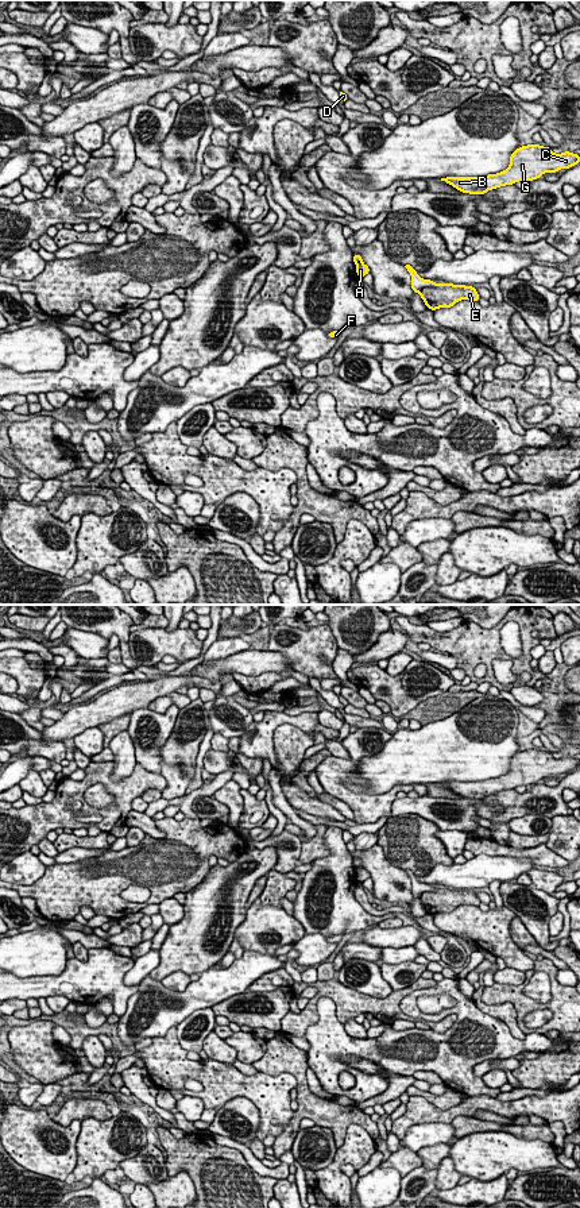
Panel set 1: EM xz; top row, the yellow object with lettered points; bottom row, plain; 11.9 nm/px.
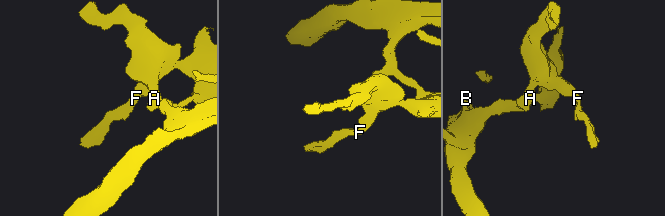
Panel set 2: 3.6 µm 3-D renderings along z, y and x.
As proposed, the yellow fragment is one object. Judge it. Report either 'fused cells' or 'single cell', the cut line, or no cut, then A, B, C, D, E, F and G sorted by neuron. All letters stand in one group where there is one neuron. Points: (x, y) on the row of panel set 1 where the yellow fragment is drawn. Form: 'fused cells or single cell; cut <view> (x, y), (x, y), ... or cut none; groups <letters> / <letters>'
fused cells; cut xz (439, 284), (424, 286), (418, 292); groups A E F / B C D G

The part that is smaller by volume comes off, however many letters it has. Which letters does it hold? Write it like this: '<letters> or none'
B, C, D, G

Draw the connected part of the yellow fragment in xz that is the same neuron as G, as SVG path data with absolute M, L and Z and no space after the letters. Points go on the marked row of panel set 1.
M535 144L521 146L510 157L506 170L480 177L445 177L441 181L452 185L459 192L484 194L488 190L514 185L519 181L533 181L545 173L557 173L579 165L580 155L571 151L554 154L550 147Z

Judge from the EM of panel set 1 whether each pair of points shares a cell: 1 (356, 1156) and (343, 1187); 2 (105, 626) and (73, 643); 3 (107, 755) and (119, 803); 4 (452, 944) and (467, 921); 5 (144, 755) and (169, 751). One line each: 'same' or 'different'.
1: same
2: different
3: different
4: different
5: different

